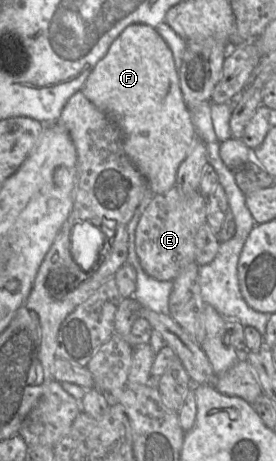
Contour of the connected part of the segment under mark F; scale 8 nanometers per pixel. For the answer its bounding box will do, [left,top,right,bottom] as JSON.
[81,23,196,194]

